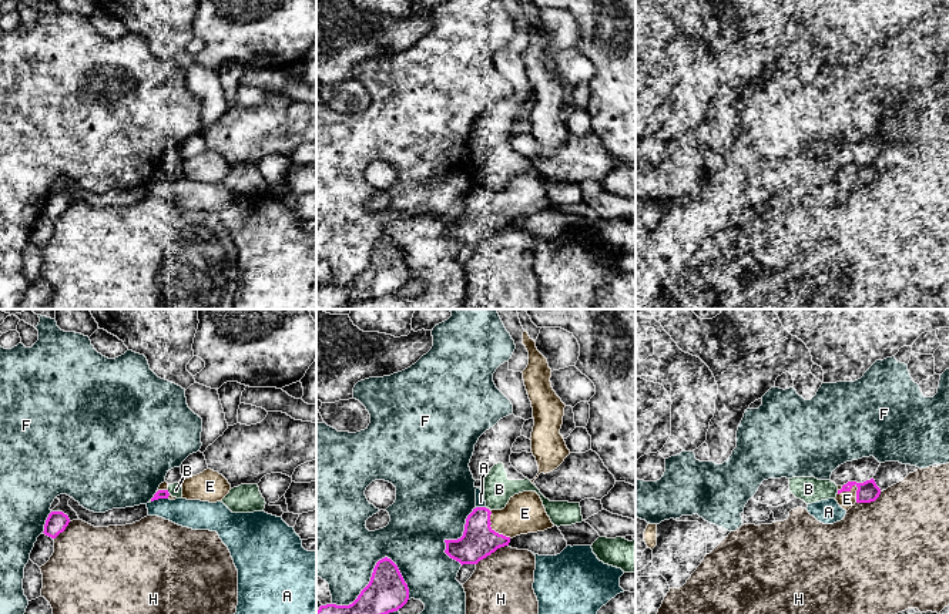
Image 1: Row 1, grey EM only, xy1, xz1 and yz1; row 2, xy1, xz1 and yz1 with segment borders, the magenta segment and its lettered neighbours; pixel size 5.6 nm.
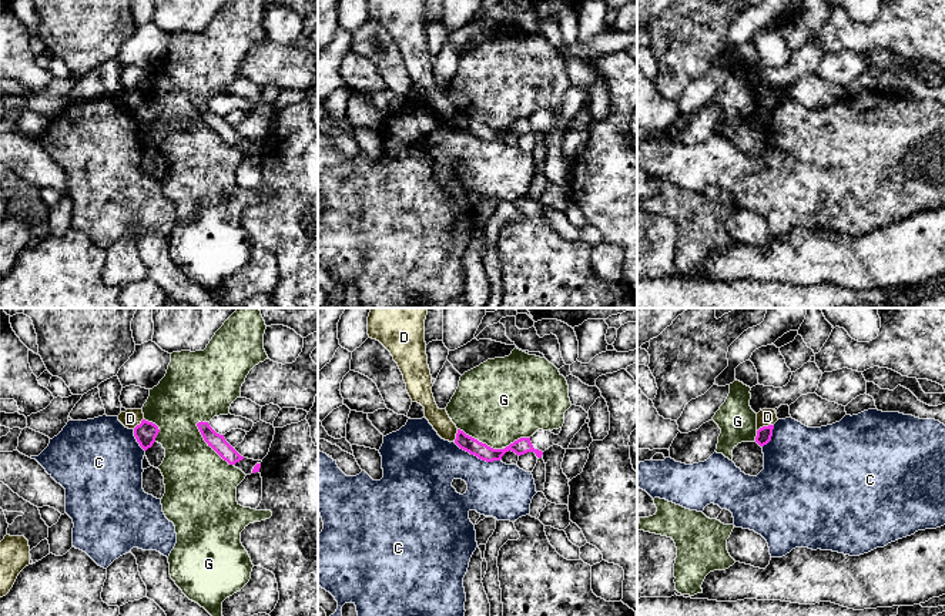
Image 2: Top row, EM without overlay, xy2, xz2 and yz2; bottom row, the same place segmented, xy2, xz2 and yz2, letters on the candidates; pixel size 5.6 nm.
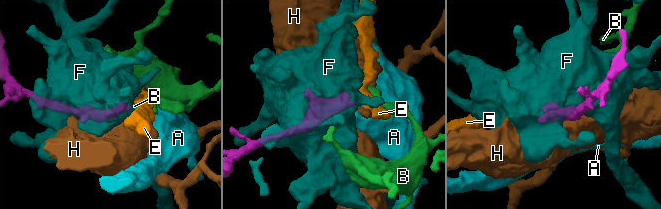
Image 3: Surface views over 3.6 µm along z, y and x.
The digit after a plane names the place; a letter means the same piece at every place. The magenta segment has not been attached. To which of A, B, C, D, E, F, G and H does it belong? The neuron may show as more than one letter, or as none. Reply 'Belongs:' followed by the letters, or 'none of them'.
Belongs: E

